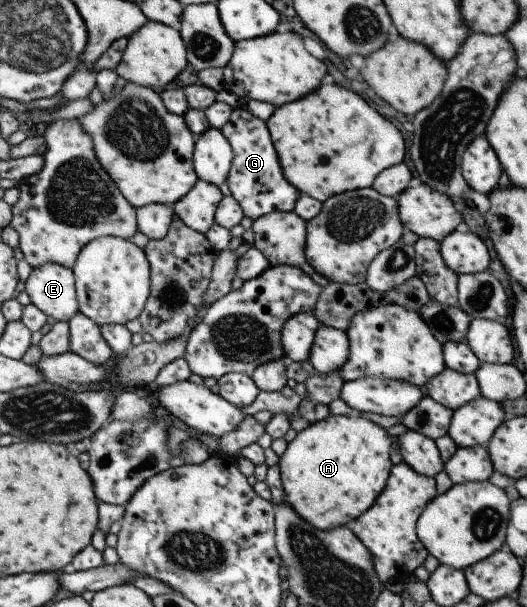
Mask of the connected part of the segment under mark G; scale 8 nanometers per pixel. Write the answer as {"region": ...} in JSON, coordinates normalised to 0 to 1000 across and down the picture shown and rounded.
{"region":[[[459,176],[442,178],[431,199],[419,209],[419,219],[438,241],[442,259],[438,275],[425,295],[438,325],[454,336],[459,354],[478,364],[516,348],[550,349],[567,325],[569,316],[560,311],[539,292],[528,267],[526,250],[514,236],[514,227],[501,199],[480,193],[472,183]]]}

